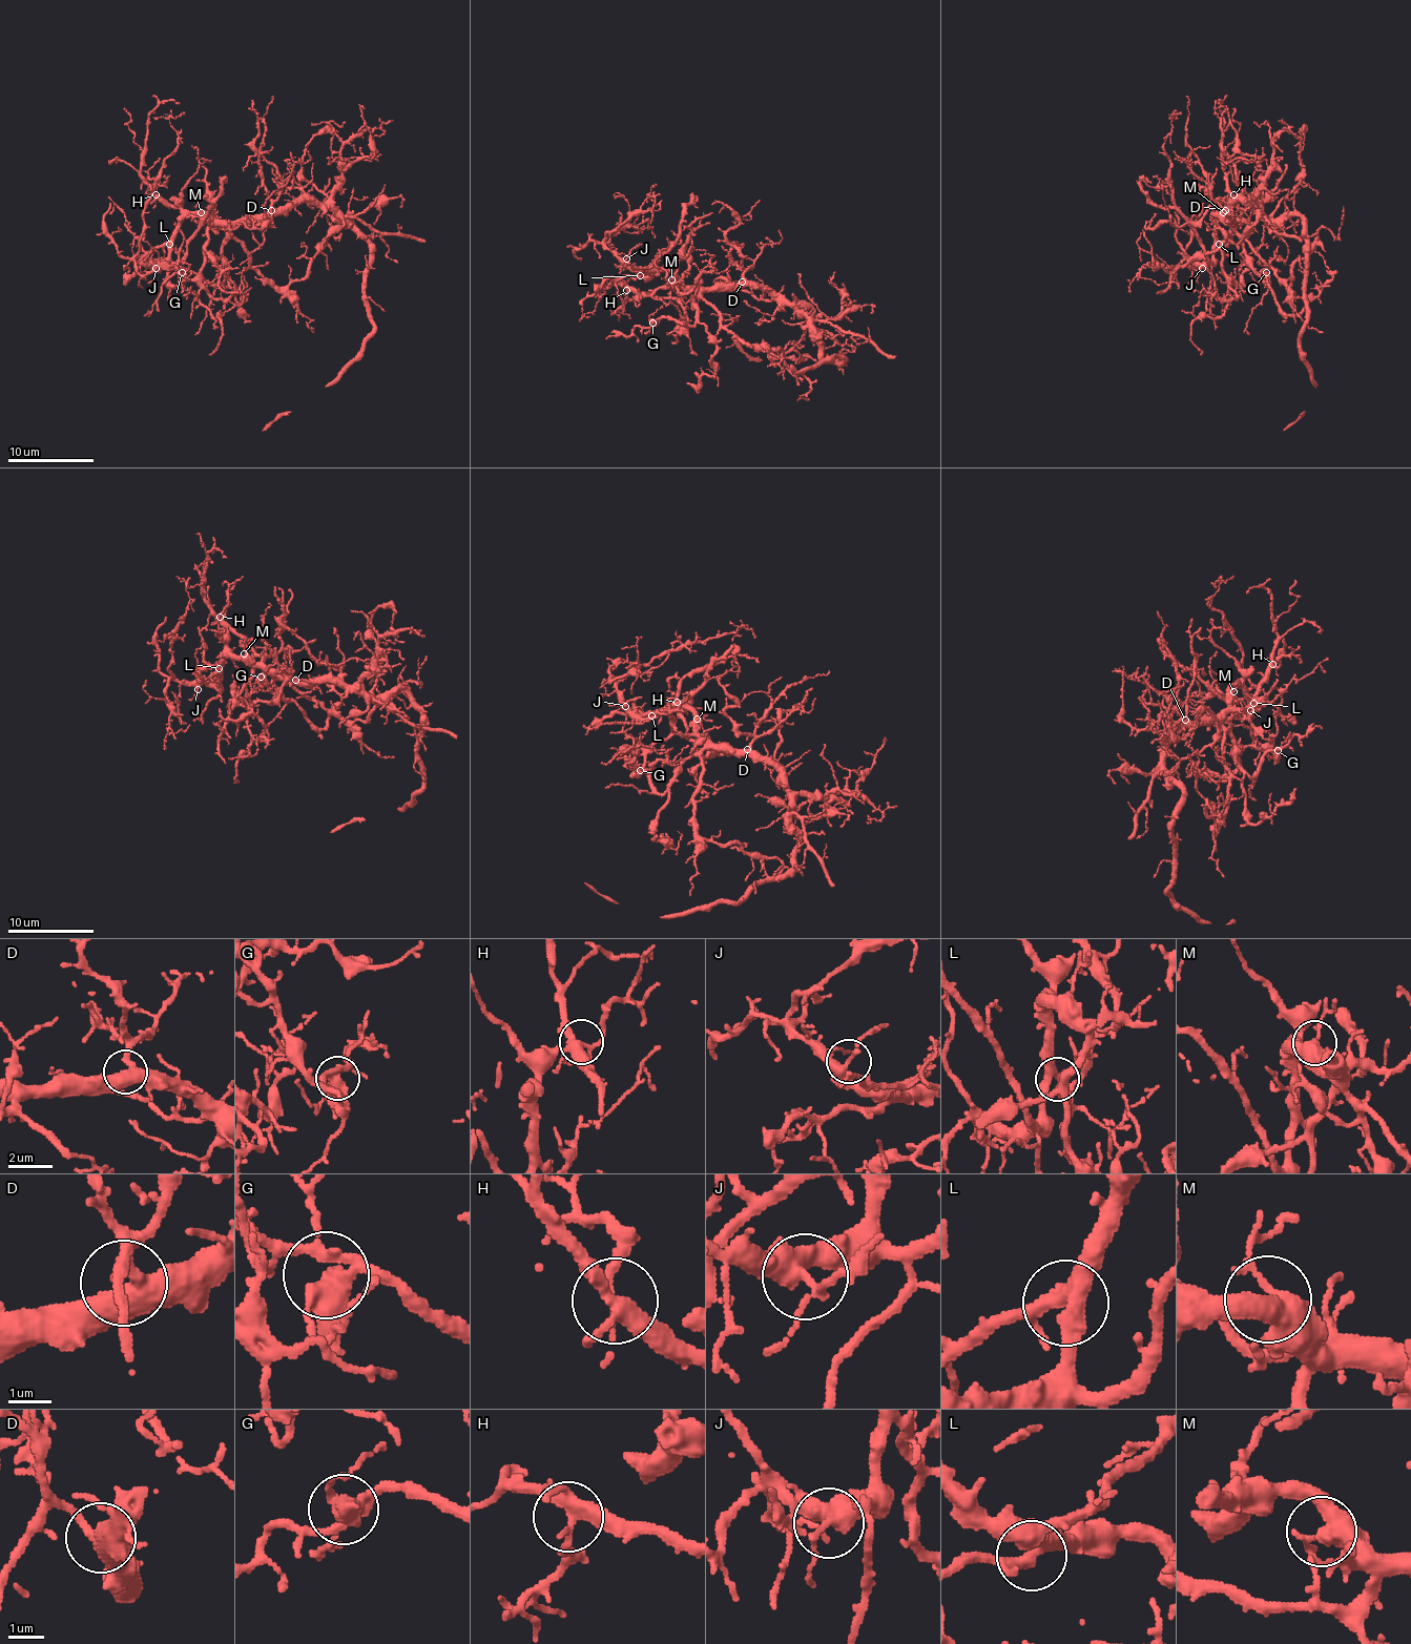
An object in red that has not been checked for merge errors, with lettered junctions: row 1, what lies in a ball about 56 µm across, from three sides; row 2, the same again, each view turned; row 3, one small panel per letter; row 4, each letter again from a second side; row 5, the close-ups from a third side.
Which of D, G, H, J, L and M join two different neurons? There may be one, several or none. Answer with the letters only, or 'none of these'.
none of these

